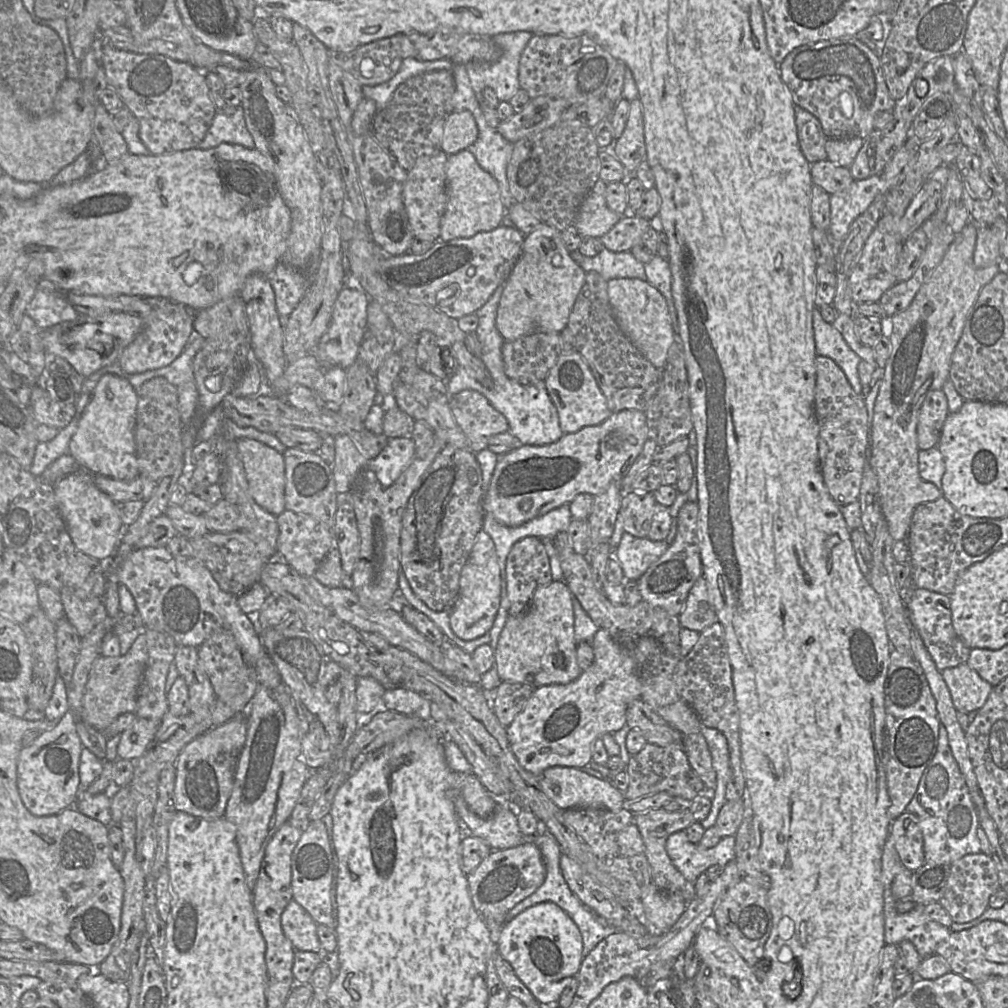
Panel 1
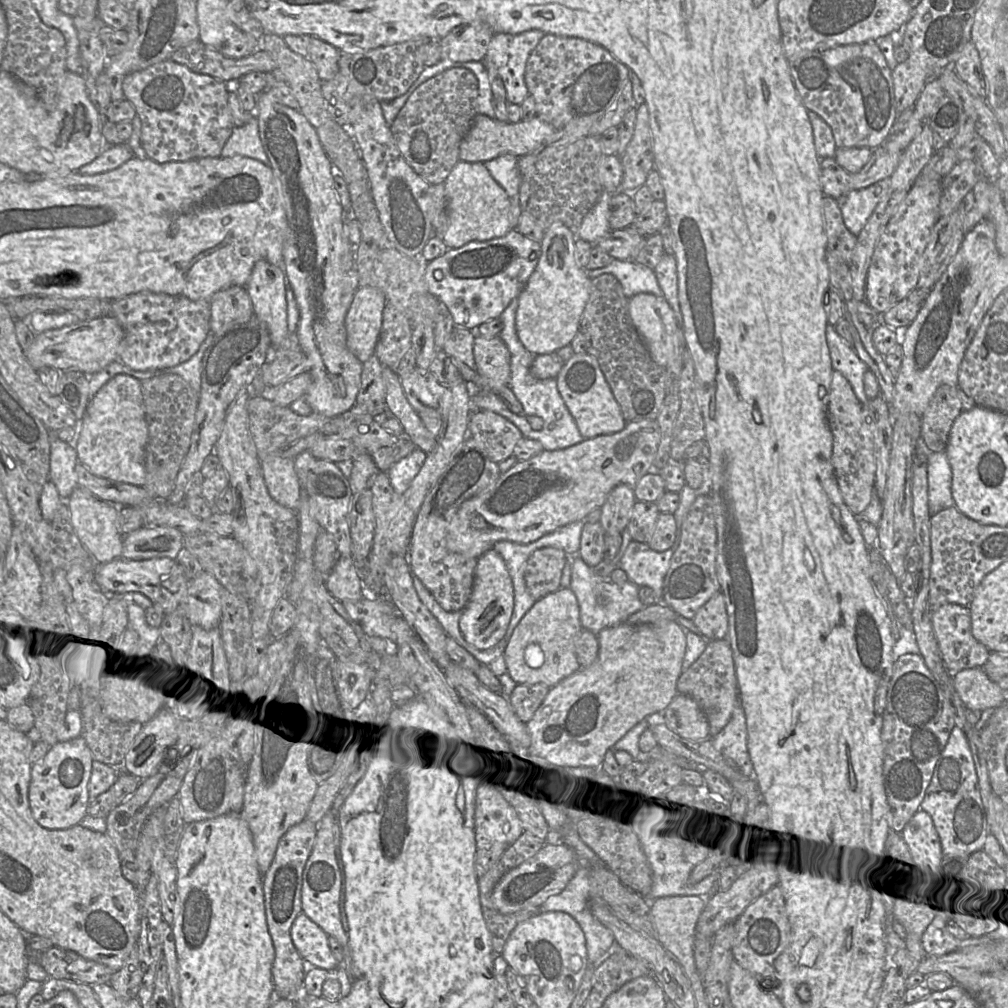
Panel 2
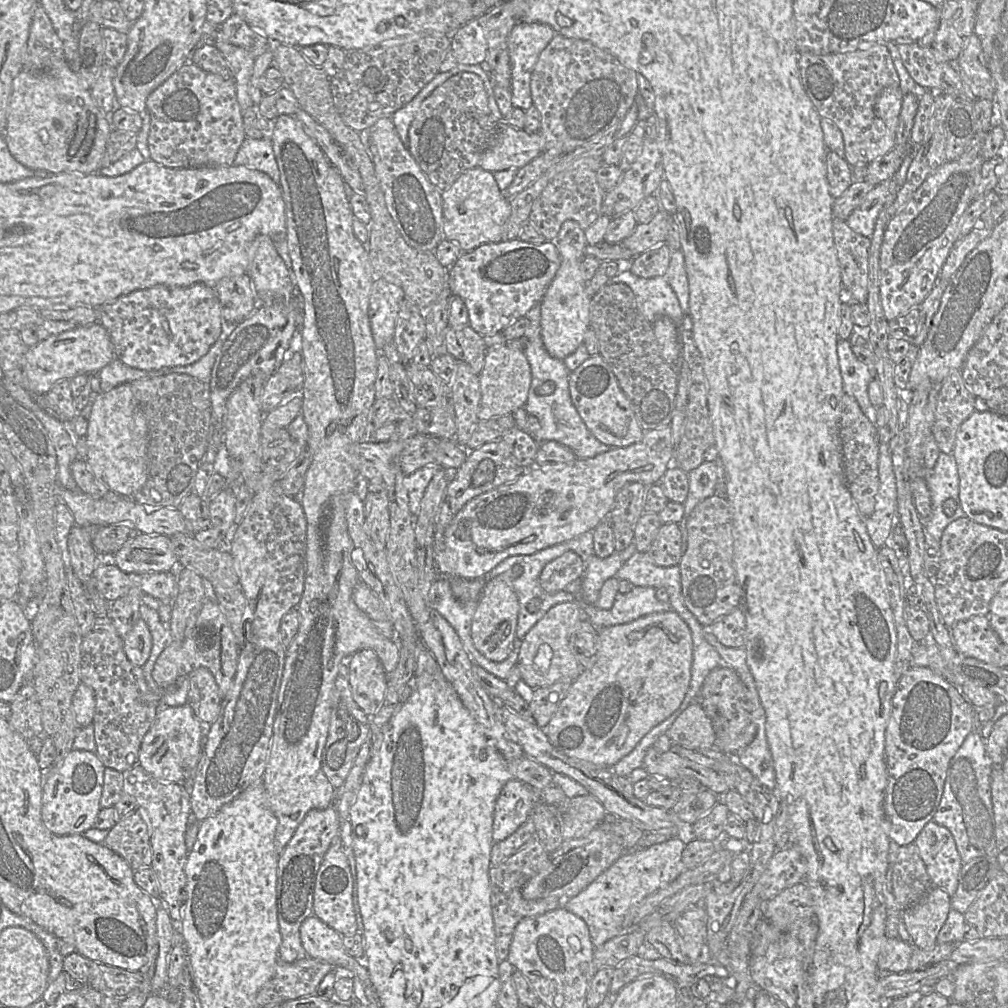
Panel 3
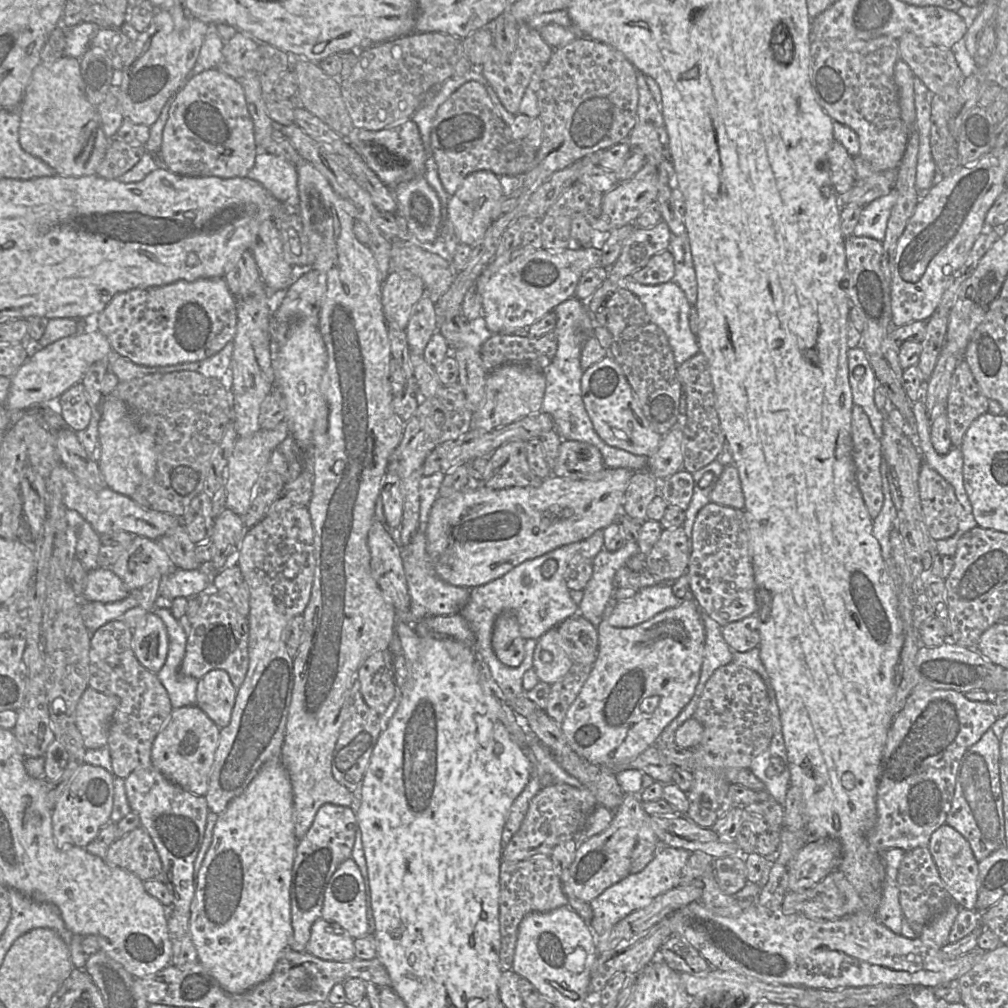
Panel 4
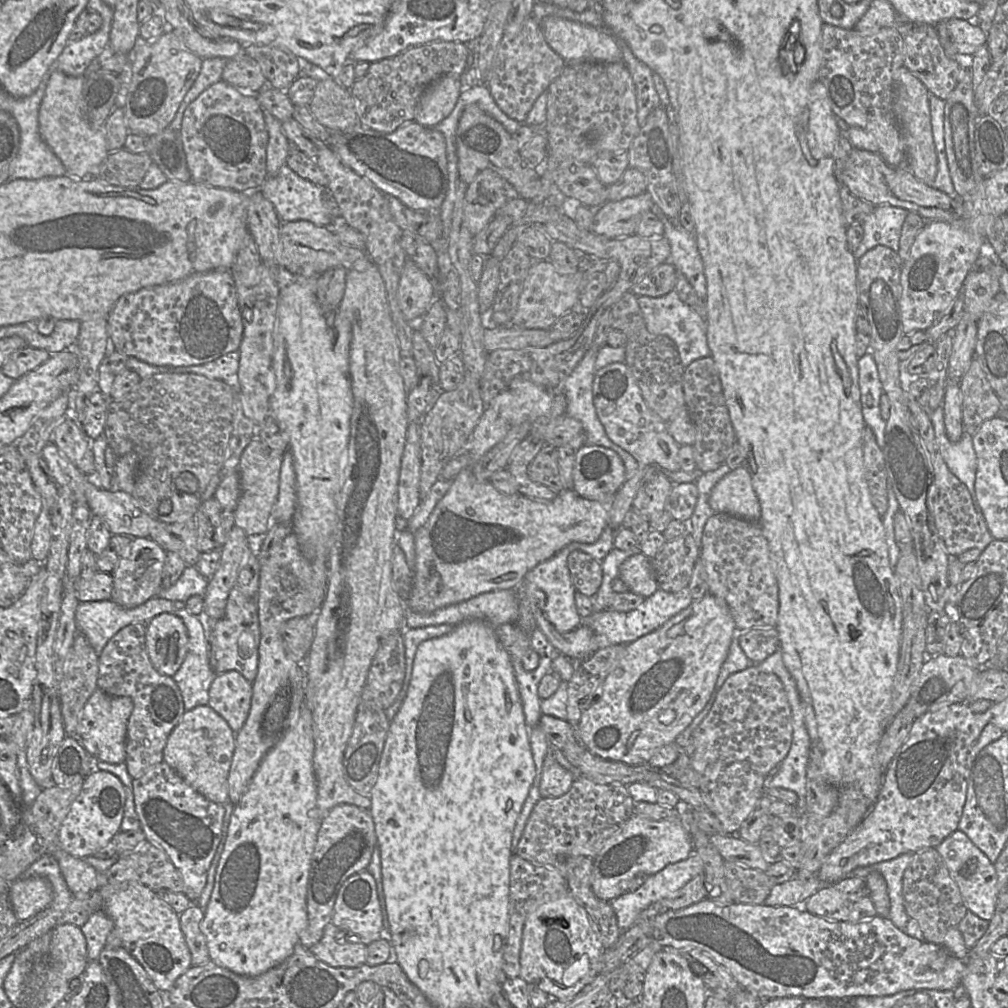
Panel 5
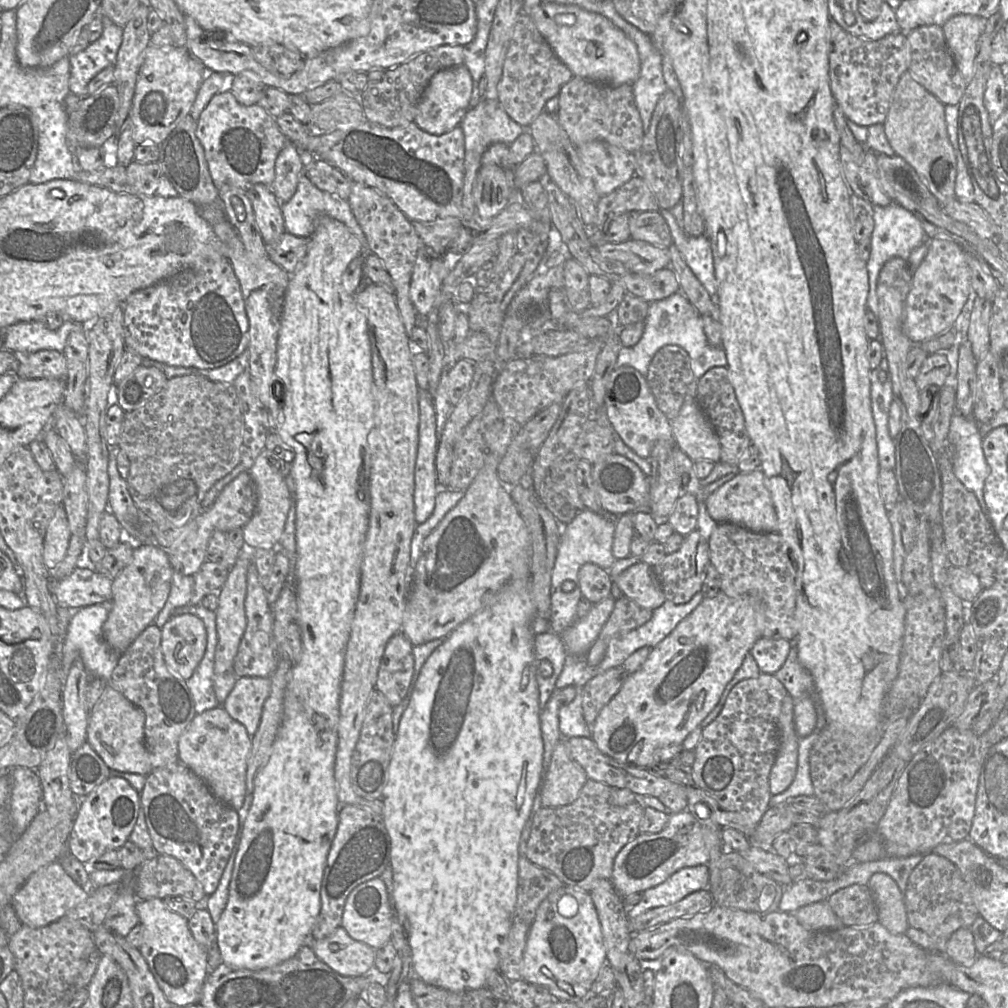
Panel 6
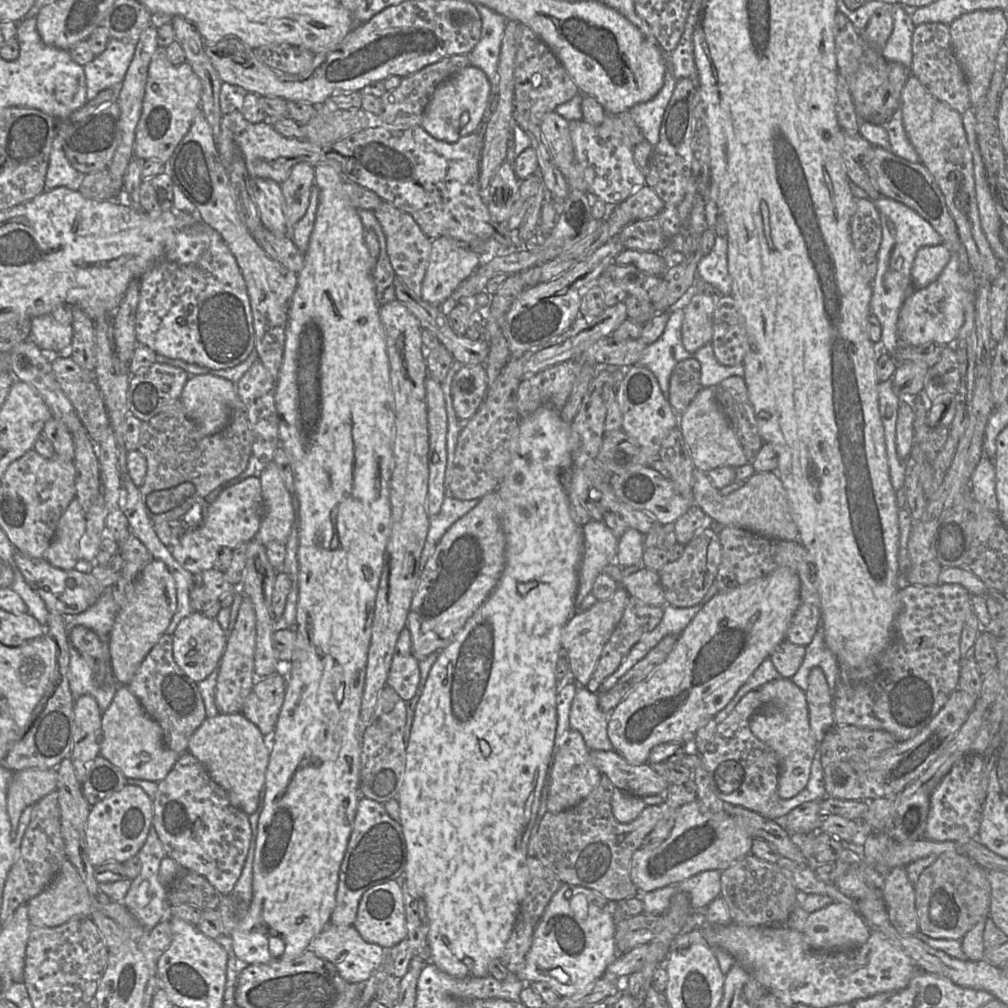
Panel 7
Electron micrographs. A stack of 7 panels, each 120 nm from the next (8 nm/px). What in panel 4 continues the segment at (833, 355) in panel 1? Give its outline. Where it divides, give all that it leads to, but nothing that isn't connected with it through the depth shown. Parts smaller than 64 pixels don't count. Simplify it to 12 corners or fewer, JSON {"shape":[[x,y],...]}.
{"shape":[[849,348],[853,403],[881,440],[884,418],[874,401],[879,385],[862,348]]}

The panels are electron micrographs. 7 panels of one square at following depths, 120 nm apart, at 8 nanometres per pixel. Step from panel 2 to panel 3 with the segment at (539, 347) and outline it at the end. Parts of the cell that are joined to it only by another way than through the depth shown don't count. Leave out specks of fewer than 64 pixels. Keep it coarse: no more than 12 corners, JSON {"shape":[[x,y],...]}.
{"shape":[[565,221],[540,302],[541,338],[563,360],[590,328],[585,231]]}

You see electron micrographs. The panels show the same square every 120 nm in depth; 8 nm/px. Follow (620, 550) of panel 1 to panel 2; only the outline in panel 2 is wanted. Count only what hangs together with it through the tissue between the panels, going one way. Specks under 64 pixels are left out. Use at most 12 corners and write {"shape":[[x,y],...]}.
{"shape":[[632,540],[619,567],[660,601],[679,540],[663,552]]}

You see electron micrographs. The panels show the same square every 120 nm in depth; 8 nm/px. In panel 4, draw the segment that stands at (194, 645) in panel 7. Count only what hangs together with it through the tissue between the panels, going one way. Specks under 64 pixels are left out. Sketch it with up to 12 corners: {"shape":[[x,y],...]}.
{"shape":[[153,612],[133,631],[140,664],[157,674],[166,662],[169,637]]}

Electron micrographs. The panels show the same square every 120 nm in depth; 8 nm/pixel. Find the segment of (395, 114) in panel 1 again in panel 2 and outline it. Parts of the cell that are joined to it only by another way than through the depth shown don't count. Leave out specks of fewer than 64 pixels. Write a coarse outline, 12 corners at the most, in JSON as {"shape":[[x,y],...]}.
{"shape":[[452,67],[419,85],[390,130],[430,185],[460,161],[478,79]]}

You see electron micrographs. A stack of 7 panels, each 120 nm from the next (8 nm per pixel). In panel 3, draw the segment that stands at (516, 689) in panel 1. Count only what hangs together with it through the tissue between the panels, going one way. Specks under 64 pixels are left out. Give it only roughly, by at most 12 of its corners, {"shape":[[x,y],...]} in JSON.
{"shape":[[572,682],[534,690],[528,706],[539,728],[548,725]]}

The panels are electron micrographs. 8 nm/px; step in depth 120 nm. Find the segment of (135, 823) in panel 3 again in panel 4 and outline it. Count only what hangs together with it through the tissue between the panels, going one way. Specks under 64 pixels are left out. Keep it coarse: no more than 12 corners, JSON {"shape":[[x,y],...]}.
{"shape":[[142,826],[115,840],[105,861],[141,881],[166,883]]}

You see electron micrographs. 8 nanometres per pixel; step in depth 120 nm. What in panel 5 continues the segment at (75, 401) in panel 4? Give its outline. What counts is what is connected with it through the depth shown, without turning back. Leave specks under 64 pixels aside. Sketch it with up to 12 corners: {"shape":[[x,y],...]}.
{"shape":[[99,391],[83,400],[79,425],[92,440],[104,432],[110,398]]}

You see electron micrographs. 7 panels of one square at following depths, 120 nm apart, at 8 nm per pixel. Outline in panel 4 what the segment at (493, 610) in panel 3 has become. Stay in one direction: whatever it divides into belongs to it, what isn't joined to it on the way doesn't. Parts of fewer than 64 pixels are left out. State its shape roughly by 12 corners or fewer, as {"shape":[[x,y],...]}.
{"shape":[[512,611],[495,620],[492,648],[506,666],[525,658]]}

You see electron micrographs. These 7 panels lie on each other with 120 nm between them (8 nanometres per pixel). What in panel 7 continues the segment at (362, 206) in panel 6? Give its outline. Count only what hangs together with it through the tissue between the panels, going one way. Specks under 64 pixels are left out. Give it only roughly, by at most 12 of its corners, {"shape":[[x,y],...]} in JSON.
{"shape":[[383,200],[373,213],[395,276],[420,295],[431,239]]}

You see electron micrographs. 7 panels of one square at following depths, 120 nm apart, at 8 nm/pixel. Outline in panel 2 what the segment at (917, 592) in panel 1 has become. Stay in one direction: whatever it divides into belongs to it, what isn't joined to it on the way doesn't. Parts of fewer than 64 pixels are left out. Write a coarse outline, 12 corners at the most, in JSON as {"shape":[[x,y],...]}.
{"shape":[[947,603],[931,624],[948,672],[982,667],[991,652],[967,607]]}

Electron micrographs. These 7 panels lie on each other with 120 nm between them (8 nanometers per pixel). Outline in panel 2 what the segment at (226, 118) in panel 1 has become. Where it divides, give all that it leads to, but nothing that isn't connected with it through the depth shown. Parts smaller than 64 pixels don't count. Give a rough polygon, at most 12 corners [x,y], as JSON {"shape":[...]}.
{"shape":[[253,113],[241,127],[234,126],[221,153],[270,161],[260,140]]}

